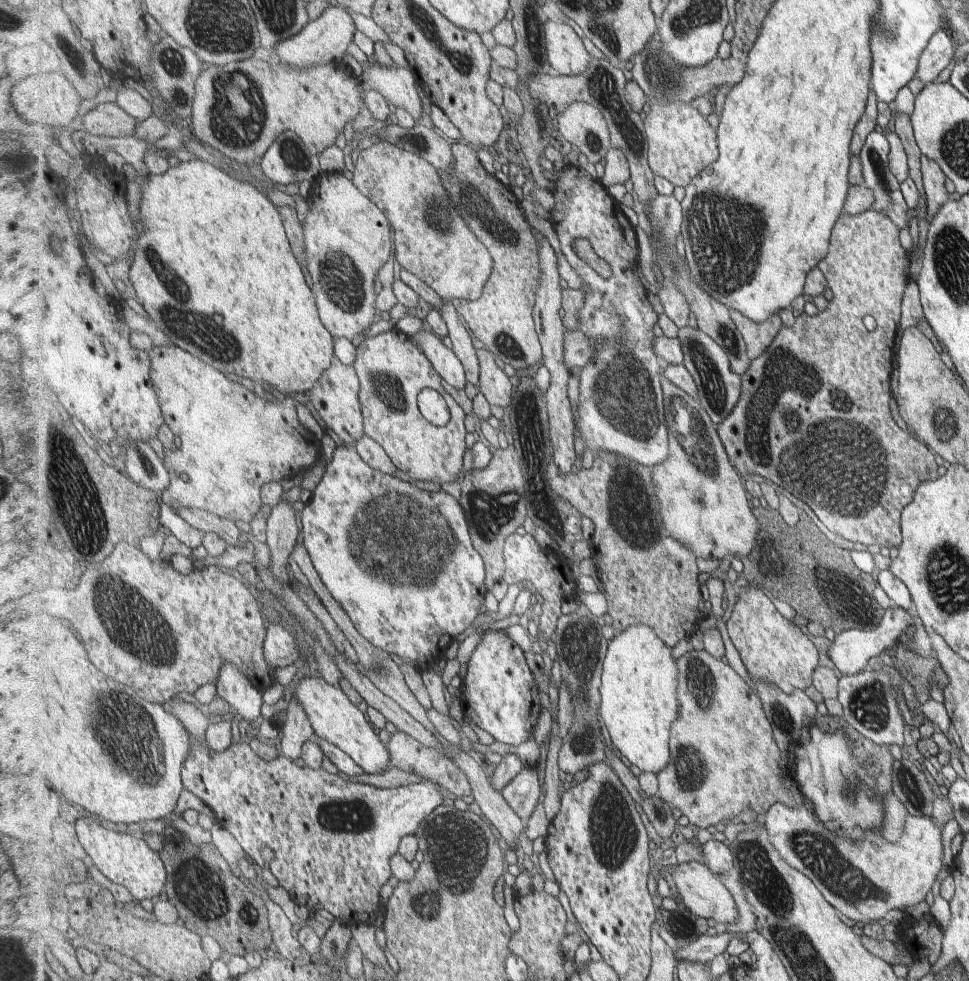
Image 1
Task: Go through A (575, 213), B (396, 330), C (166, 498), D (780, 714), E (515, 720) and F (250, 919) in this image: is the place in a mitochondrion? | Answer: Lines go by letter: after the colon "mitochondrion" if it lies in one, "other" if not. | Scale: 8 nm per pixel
A: other
B: other
C: other
D: mitochondrion
E: other
F: other

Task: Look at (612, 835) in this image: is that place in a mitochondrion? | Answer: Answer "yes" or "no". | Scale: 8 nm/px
yes

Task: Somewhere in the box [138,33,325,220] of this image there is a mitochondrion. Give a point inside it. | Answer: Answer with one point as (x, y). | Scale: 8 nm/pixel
(238, 134)

